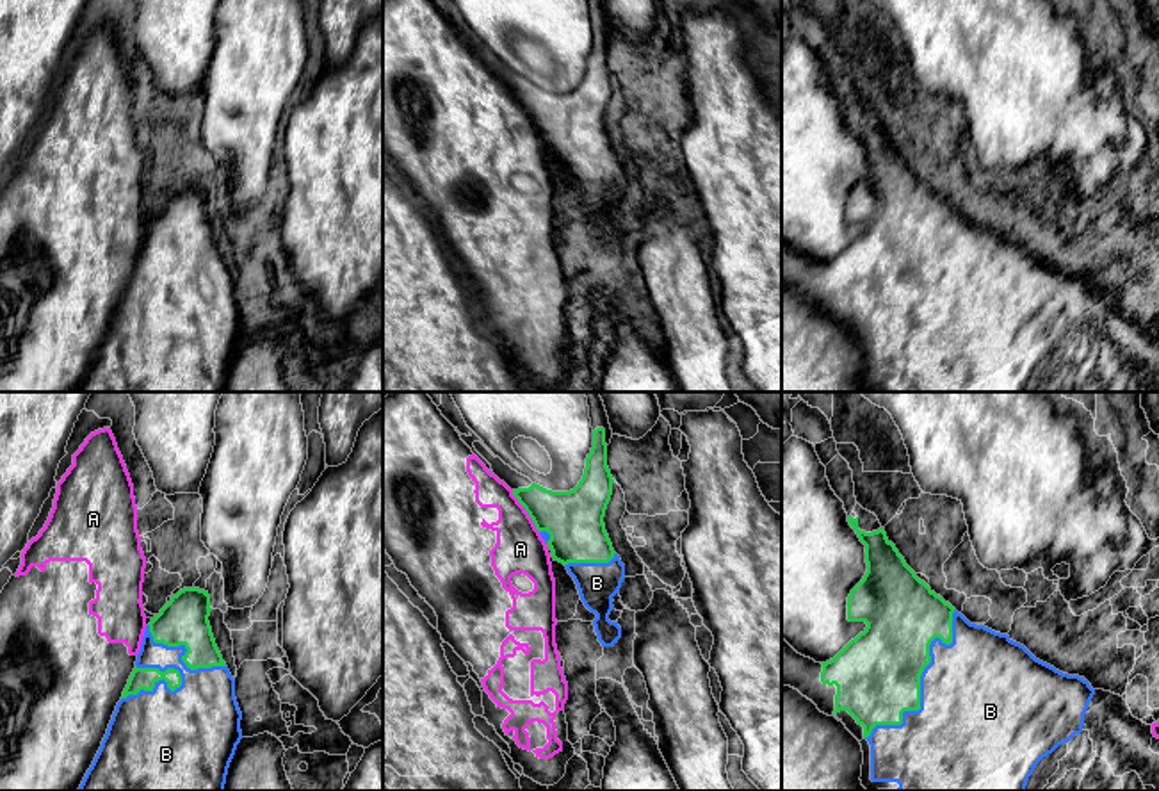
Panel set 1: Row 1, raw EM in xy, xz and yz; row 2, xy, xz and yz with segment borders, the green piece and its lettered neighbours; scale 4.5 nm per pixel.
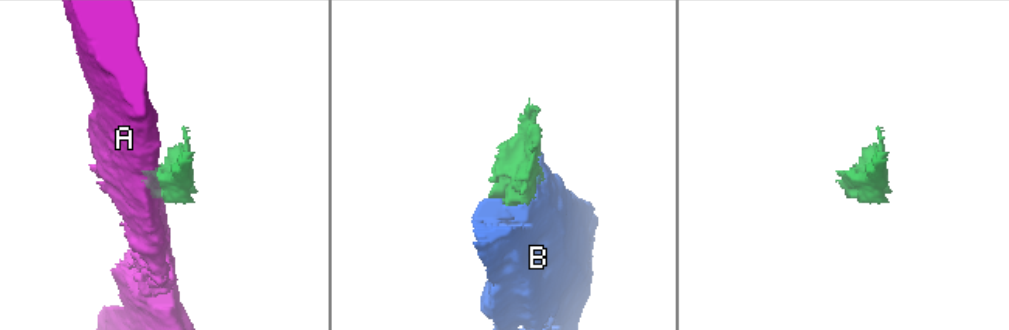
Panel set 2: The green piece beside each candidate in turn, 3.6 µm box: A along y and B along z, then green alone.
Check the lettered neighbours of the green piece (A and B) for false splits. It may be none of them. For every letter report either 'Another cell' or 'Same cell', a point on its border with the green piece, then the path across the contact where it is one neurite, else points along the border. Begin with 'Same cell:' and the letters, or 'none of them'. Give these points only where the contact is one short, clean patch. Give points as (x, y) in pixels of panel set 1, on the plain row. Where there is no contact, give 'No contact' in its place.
Same cell: B
A: Another cell. Touches green at xz (526, 111). Boundary: xz (511, 91), (540, 132)
B: Same cell. Touches green at yz (919, 282)

